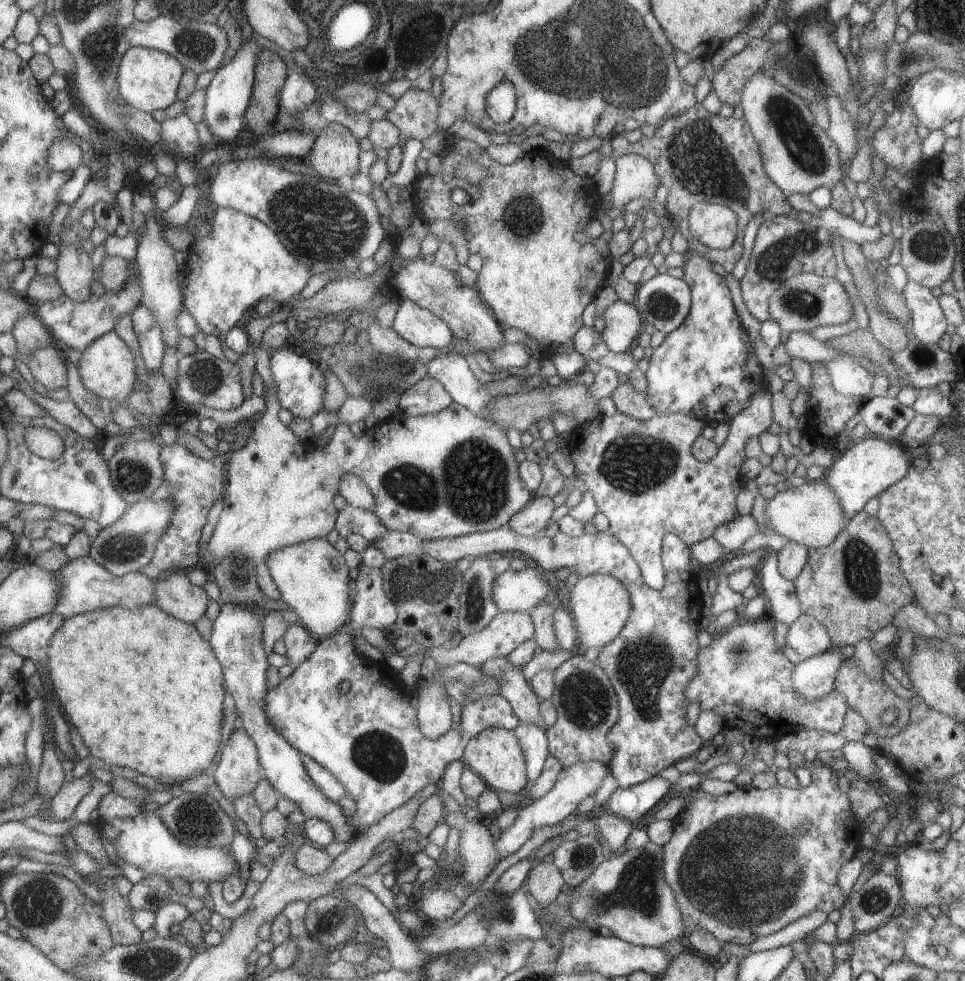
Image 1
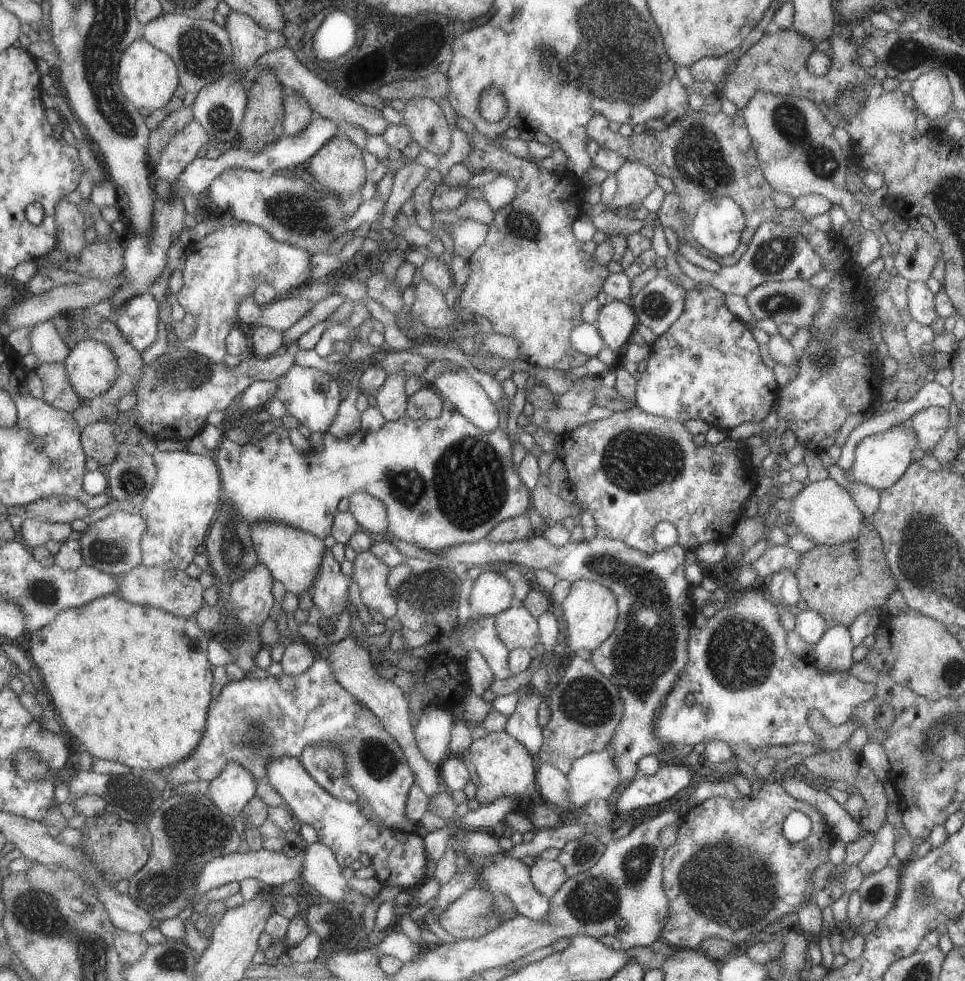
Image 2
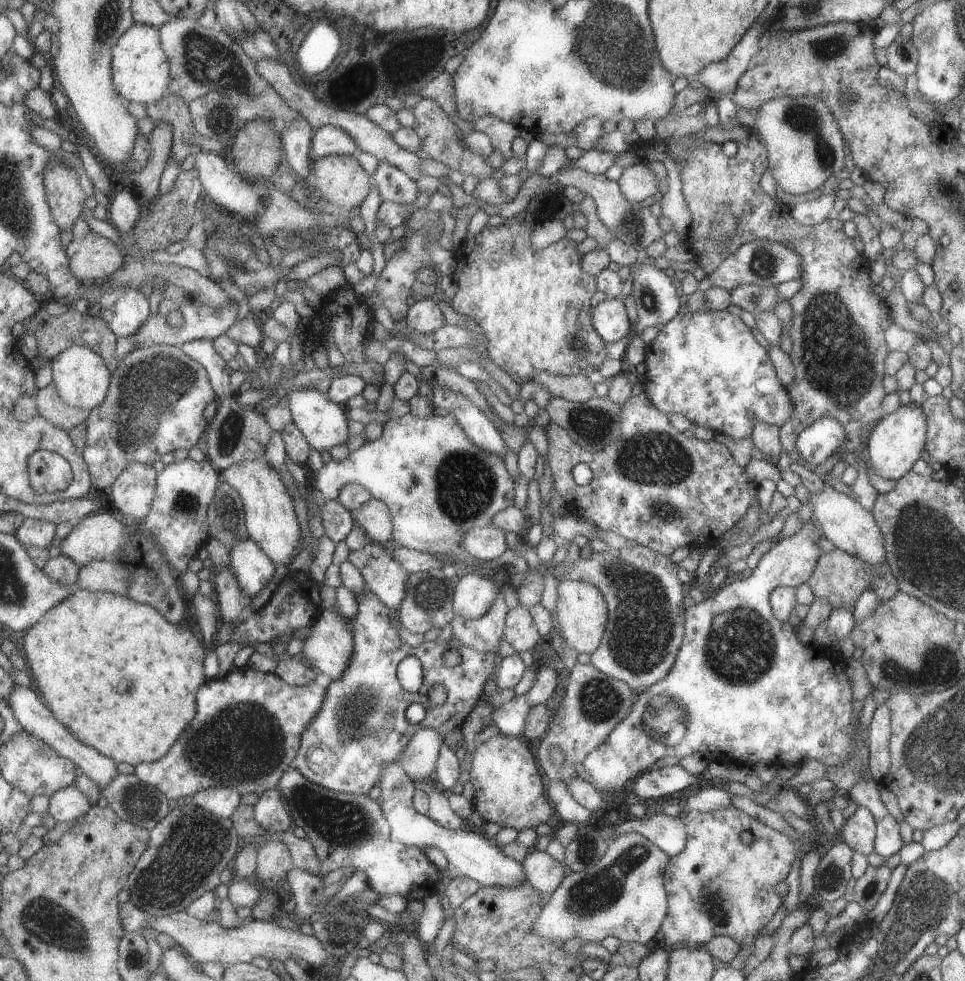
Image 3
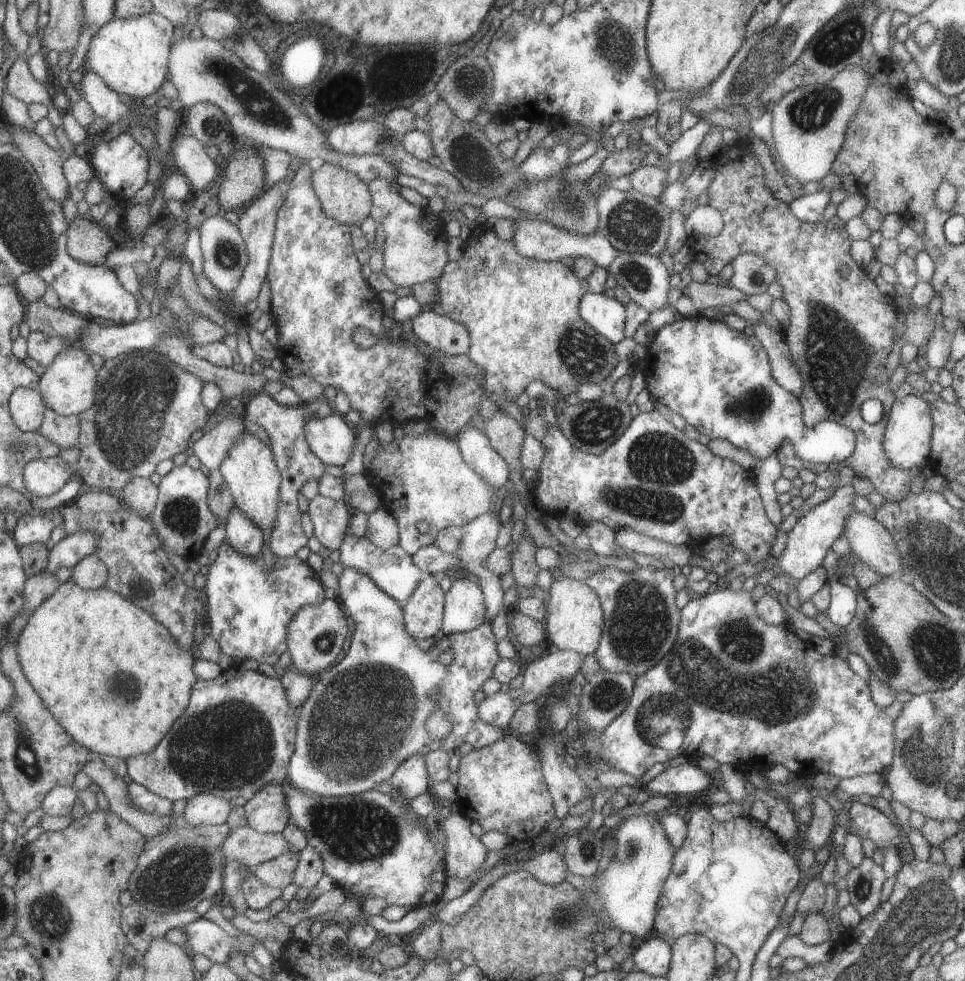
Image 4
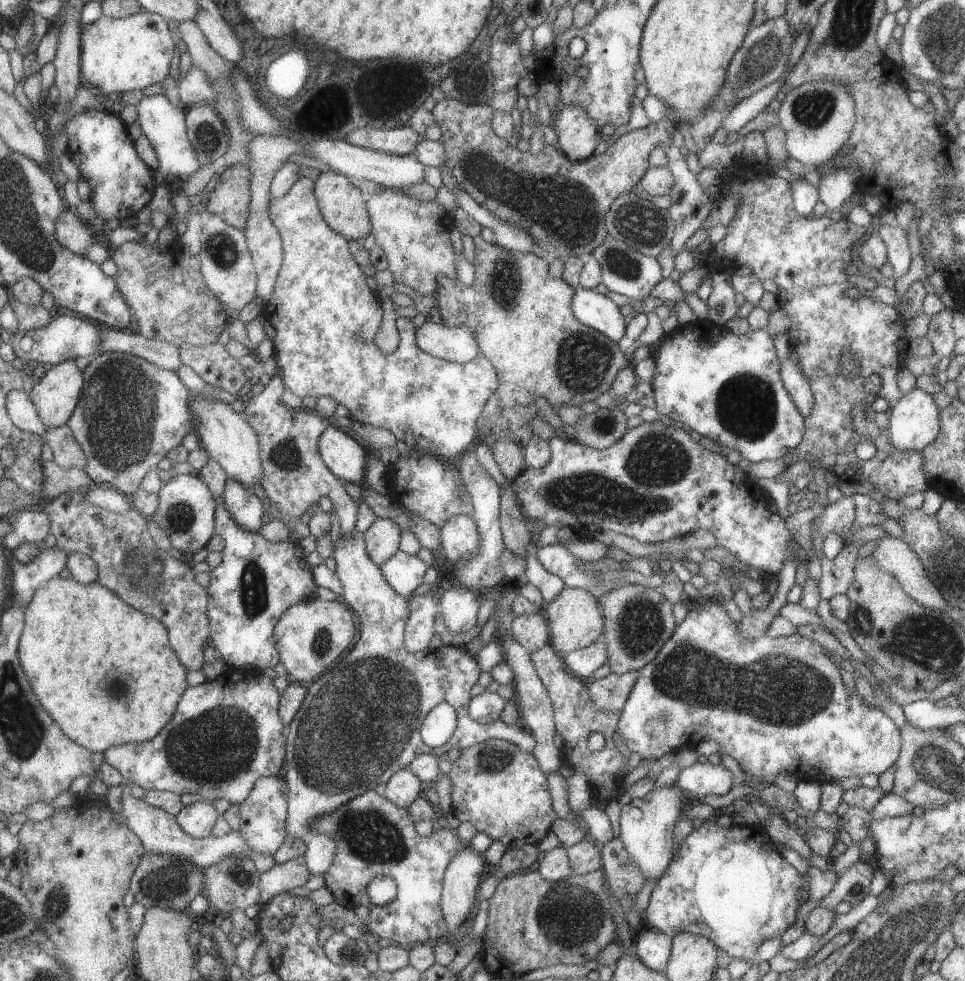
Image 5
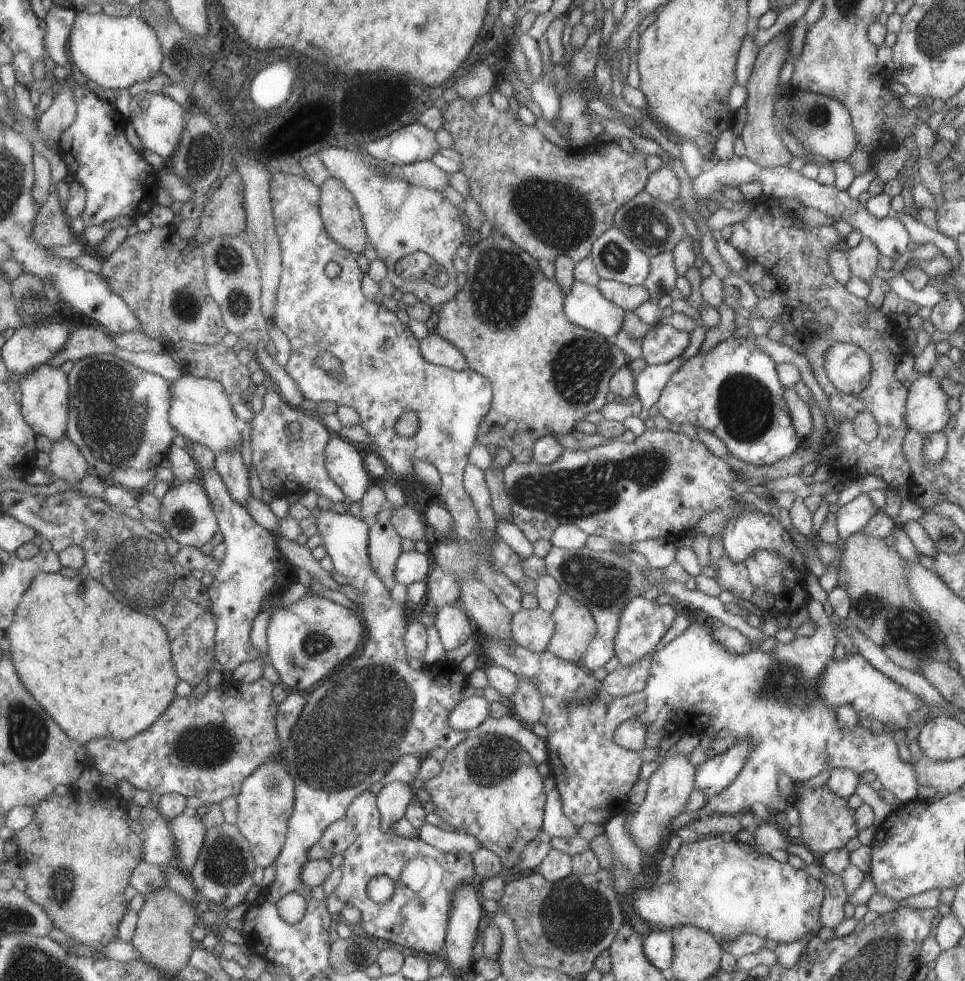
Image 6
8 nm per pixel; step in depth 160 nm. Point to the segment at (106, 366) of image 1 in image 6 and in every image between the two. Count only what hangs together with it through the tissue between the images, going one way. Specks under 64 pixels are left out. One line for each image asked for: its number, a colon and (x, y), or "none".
2: (92, 367)
3: (82, 377)
4: (68, 386)
5: (56, 396)
6: (46, 401)

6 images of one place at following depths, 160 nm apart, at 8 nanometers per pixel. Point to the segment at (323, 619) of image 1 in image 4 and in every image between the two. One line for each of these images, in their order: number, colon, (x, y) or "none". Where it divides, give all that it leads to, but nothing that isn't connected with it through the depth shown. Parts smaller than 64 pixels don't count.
2: (292, 557)
3: (271, 523)
4: (247, 468)

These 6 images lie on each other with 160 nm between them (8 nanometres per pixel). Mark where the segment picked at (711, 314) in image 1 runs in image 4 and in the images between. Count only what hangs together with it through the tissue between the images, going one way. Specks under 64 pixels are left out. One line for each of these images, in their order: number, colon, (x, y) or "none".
2: (706, 366)
3: (706, 366)
4: (717, 379)

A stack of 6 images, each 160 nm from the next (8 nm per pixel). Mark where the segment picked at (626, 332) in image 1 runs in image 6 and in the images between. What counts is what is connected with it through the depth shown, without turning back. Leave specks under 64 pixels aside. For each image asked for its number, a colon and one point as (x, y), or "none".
2: (616, 322)
3: (609, 319)
4: (605, 315)
5: (592, 309)
6: (583, 305)

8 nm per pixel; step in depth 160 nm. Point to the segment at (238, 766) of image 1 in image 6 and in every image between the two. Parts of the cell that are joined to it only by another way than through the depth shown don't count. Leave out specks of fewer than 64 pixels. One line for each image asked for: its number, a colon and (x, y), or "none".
2: (231, 789)
3: (220, 801)
4: (204, 809)
5: (197, 819)
6: (187, 830)

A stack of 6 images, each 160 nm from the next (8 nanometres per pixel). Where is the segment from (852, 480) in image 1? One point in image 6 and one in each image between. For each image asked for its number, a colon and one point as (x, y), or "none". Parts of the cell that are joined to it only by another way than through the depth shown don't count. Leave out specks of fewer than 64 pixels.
2: (879, 460)
3: (892, 447)
4: (906, 441)
5: (914, 422)
6: (926, 404)

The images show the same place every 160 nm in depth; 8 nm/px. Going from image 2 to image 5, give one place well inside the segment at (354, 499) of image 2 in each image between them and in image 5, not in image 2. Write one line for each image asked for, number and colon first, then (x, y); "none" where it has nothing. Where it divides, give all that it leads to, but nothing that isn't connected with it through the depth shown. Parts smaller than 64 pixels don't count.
3: (373, 517)
4: (381, 530)
5: (381, 539)

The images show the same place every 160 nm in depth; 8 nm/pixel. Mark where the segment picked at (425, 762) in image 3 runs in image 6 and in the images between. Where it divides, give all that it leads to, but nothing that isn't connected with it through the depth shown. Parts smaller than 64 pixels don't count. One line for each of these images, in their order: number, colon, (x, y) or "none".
4: (410, 779)
5: (402, 787)
6: (391, 801)

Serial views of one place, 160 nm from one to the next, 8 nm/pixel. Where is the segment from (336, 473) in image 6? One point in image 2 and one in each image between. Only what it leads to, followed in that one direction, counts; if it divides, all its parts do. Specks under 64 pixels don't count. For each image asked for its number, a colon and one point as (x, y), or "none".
2: (311, 396)
3: (323, 423)
4: (331, 439)
5: (341, 454)

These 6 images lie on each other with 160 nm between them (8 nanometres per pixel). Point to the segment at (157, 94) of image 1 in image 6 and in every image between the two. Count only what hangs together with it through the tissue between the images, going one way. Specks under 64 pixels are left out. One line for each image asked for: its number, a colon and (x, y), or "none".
2: (147, 77)
3: (140, 70)
4: (131, 54)
5: (129, 53)
6: (115, 52)

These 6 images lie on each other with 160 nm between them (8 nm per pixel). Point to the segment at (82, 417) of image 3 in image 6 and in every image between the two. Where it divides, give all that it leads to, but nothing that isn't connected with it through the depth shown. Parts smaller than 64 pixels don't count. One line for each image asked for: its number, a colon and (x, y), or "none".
4: (64, 431)
5: (67, 451)
6: (68, 462)

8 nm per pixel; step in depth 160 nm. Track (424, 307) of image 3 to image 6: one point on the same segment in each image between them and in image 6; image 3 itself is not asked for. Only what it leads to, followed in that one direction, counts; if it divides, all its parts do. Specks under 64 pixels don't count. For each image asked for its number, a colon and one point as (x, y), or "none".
4: (444, 335)
5: (454, 344)
6: (435, 350)

